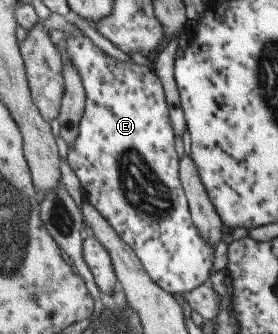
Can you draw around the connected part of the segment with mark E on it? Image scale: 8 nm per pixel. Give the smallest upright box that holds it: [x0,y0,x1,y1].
[64,32,214,294]

